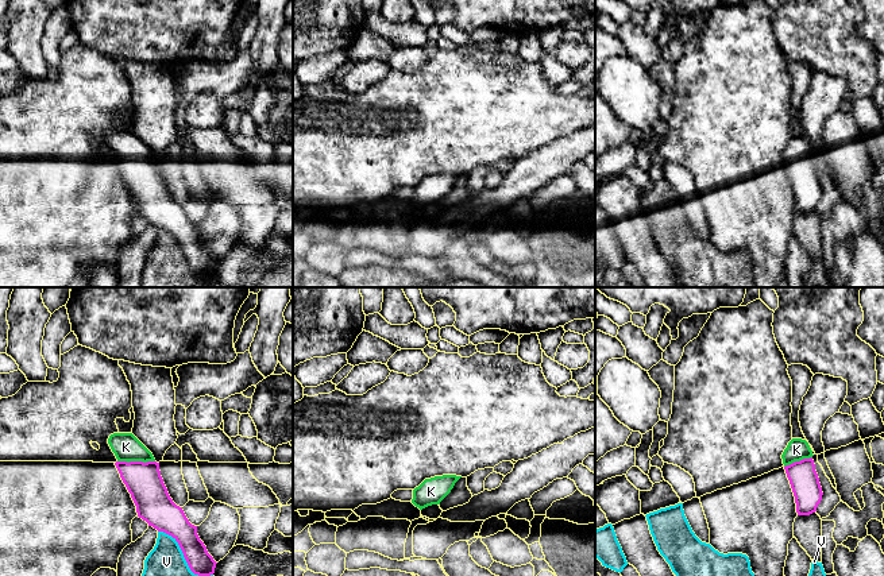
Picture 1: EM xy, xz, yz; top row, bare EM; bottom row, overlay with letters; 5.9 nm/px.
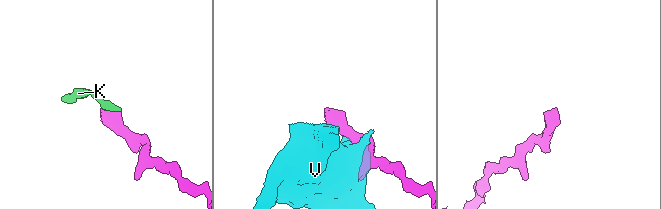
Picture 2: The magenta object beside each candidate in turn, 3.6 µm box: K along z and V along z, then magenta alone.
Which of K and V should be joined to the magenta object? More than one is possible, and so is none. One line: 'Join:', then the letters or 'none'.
Join: K

